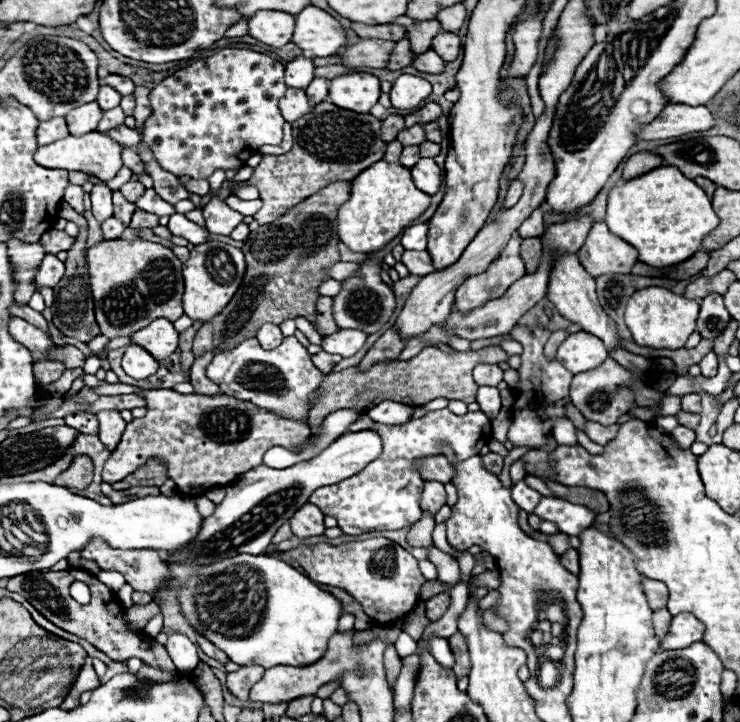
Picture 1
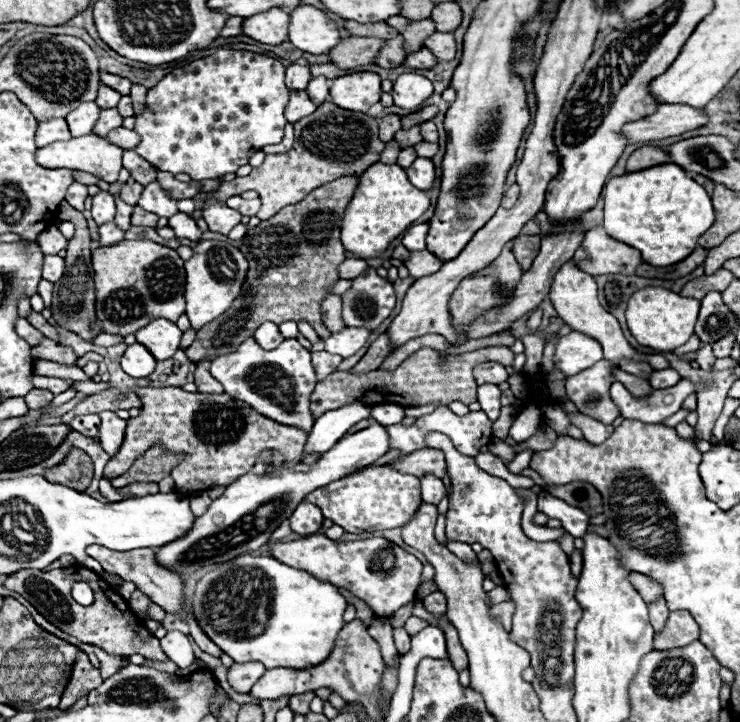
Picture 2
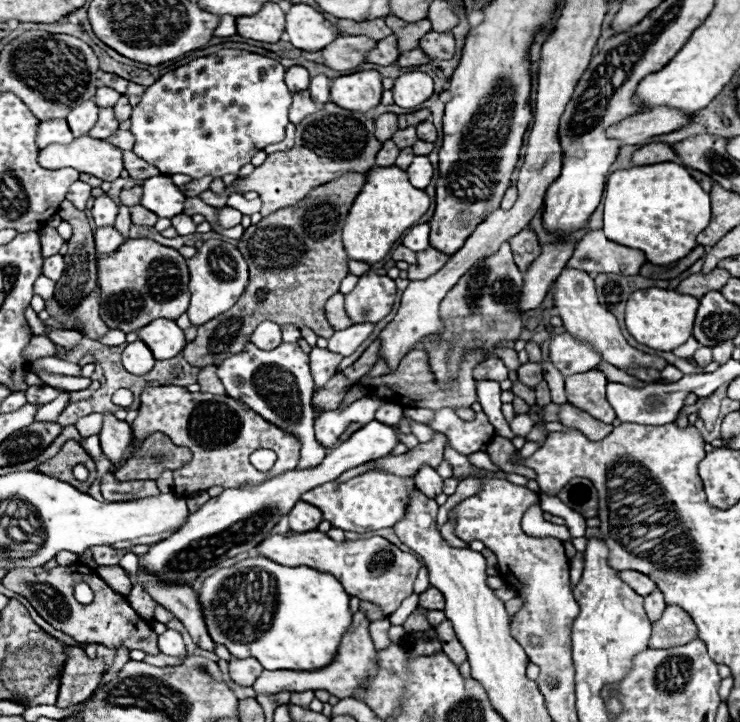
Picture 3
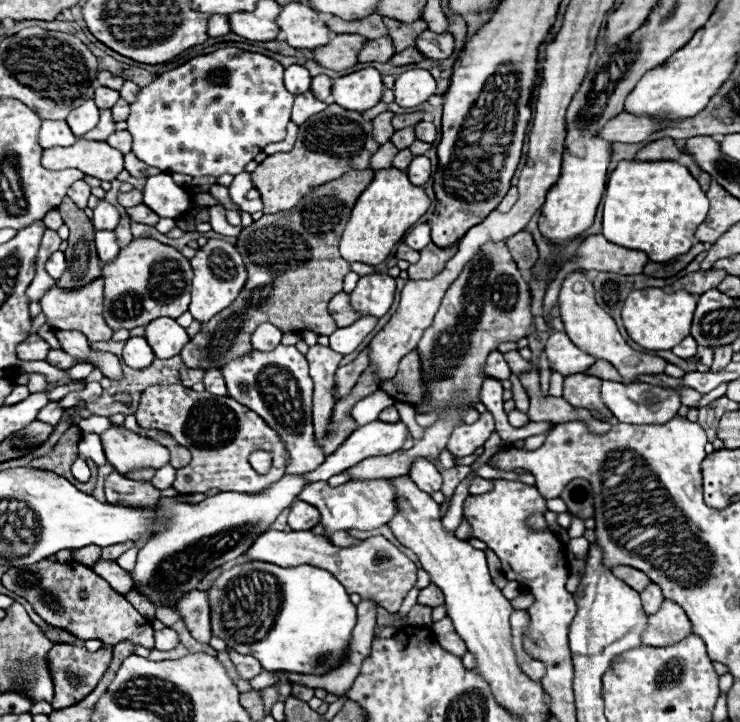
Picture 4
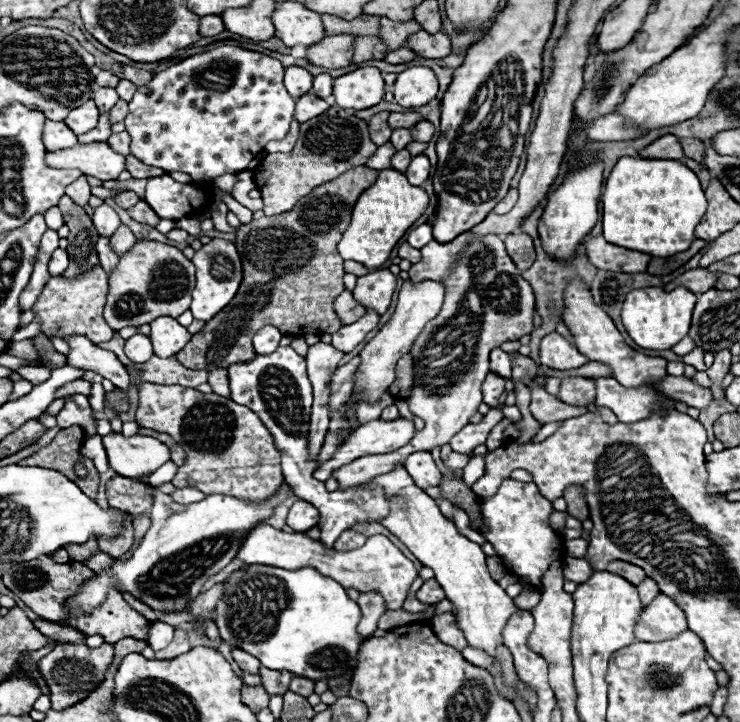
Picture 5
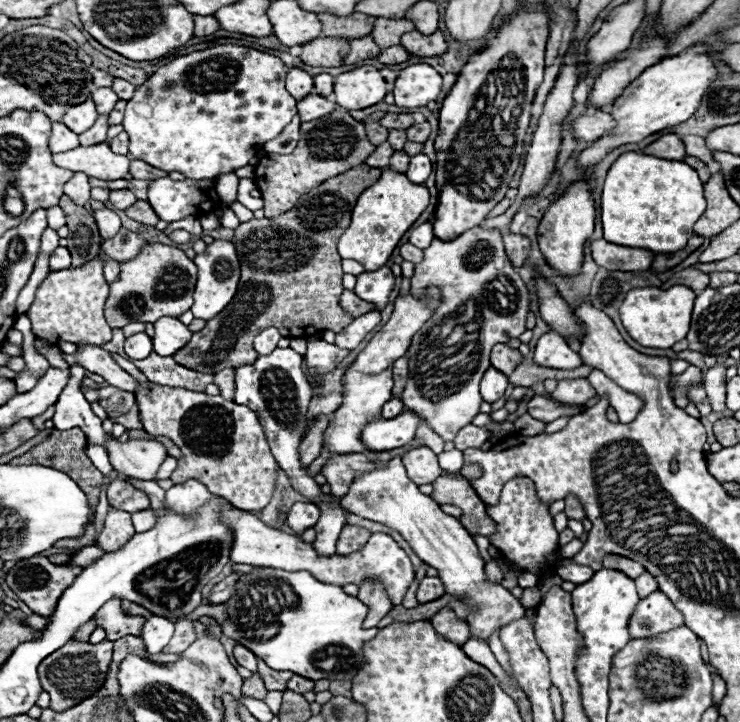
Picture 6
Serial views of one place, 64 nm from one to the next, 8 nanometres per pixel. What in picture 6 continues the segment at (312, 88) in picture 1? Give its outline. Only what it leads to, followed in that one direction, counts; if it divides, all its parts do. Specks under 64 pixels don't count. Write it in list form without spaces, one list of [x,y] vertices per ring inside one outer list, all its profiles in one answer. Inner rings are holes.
[[[330,74],[314,76],[314,94],[330,96],[332,94],[332,84],[334,84],[334,78]]]

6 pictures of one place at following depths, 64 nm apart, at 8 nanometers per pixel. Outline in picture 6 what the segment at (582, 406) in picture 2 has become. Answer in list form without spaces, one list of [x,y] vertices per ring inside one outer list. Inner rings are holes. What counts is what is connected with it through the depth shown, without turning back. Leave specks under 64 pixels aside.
[[[576,378],[576,380],[560,380],[556,390],[552,392],[552,398],[570,404],[570,406],[584,406],[590,398],[596,396],[596,390],[590,386],[586,378]]]

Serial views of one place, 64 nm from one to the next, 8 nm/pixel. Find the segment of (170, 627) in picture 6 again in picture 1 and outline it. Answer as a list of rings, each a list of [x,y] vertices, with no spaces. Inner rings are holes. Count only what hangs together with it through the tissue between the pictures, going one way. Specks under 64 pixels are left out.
[[[184,634],[168,636],[166,650],[180,672],[192,672],[196,668],[196,664],[200,662],[196,644],[192,644]]]

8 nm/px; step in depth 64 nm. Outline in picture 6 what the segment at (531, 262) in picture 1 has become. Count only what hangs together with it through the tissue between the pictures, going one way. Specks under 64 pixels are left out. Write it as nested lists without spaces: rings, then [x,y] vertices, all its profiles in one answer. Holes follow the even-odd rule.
[[[506,234],[504,246],[506,246],[506,254],[508,254],[510,262],[516,268],[522,268],[528,260],[528,254],[530,254],[530,240],[522,234]]]

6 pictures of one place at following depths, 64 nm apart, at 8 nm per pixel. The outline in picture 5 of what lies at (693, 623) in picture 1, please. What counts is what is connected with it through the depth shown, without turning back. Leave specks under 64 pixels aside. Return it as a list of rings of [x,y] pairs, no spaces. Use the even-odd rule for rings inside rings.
[[[664,594],[642,610],[642,618],[636,624],[636,640],[660,642],[678,636],[678,632],[688,630],[684,612]]]

